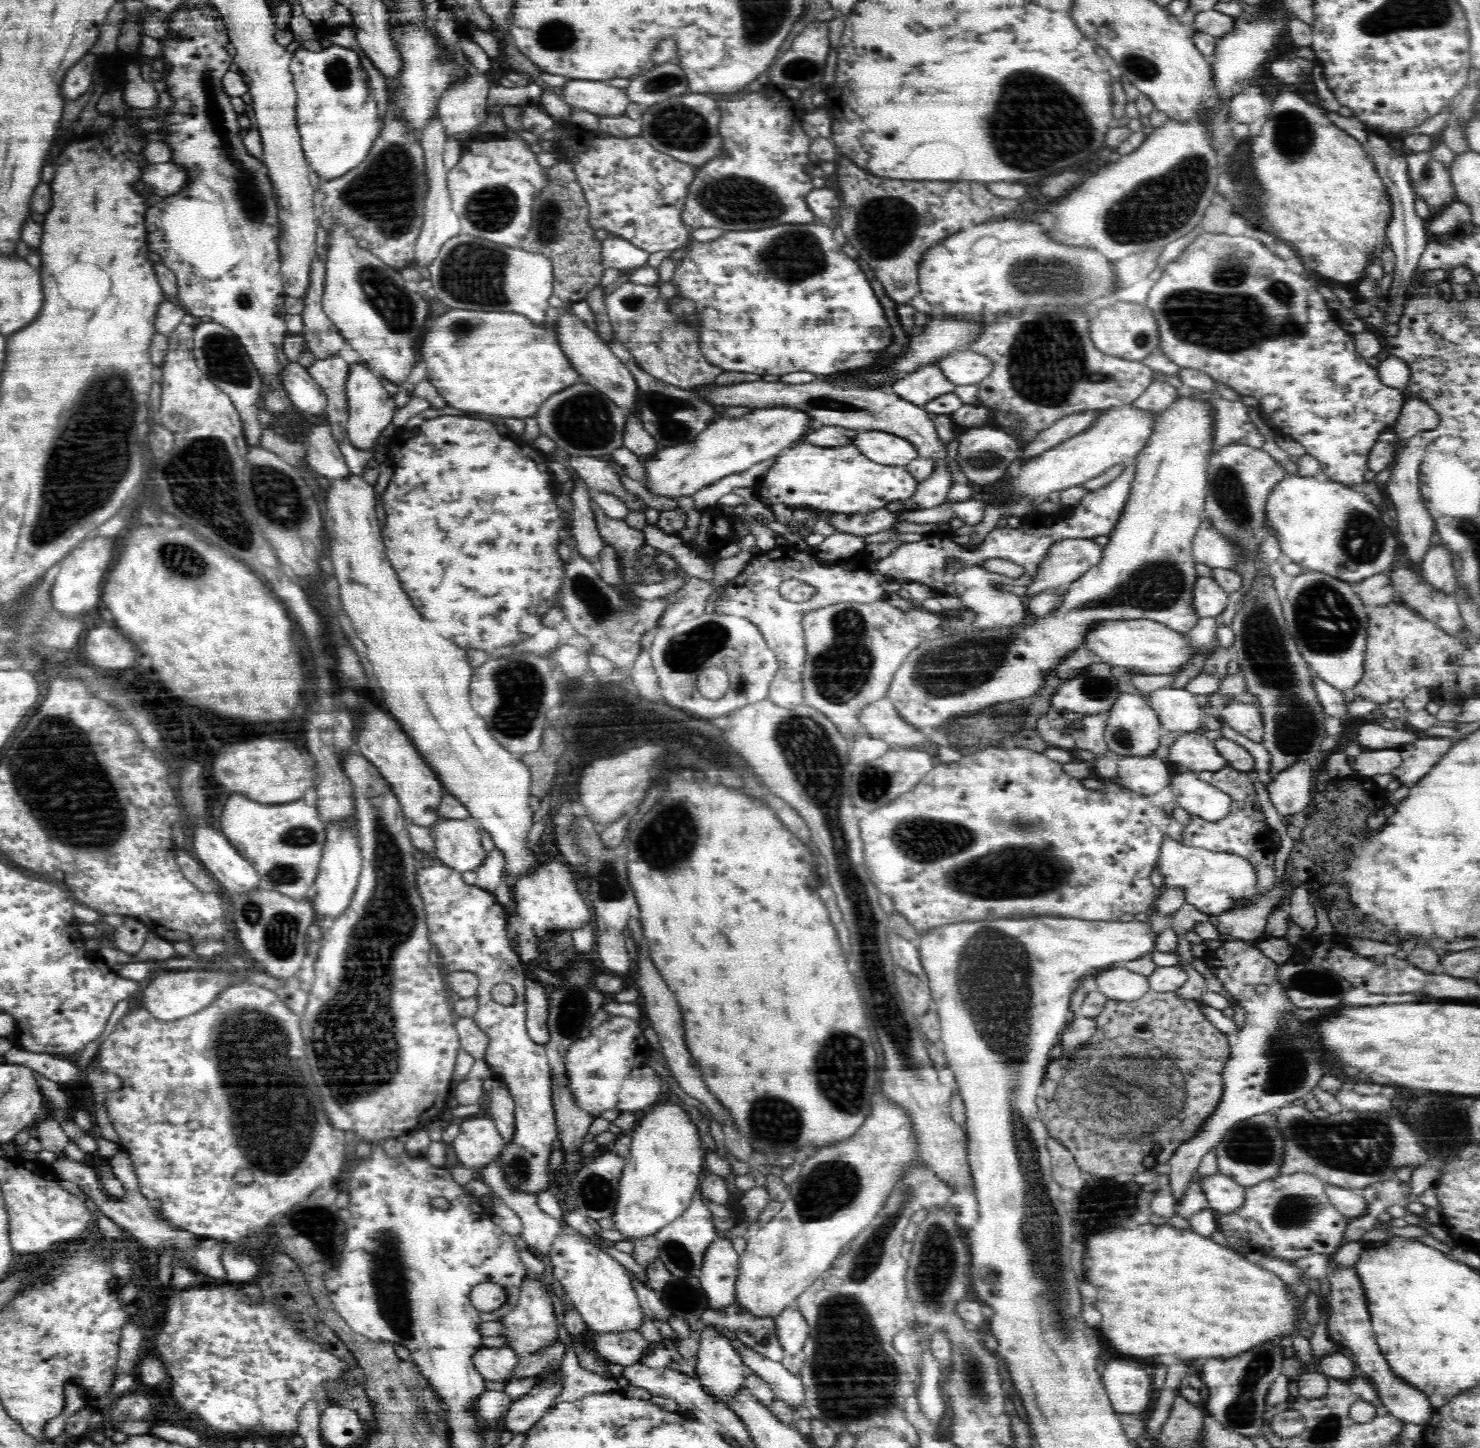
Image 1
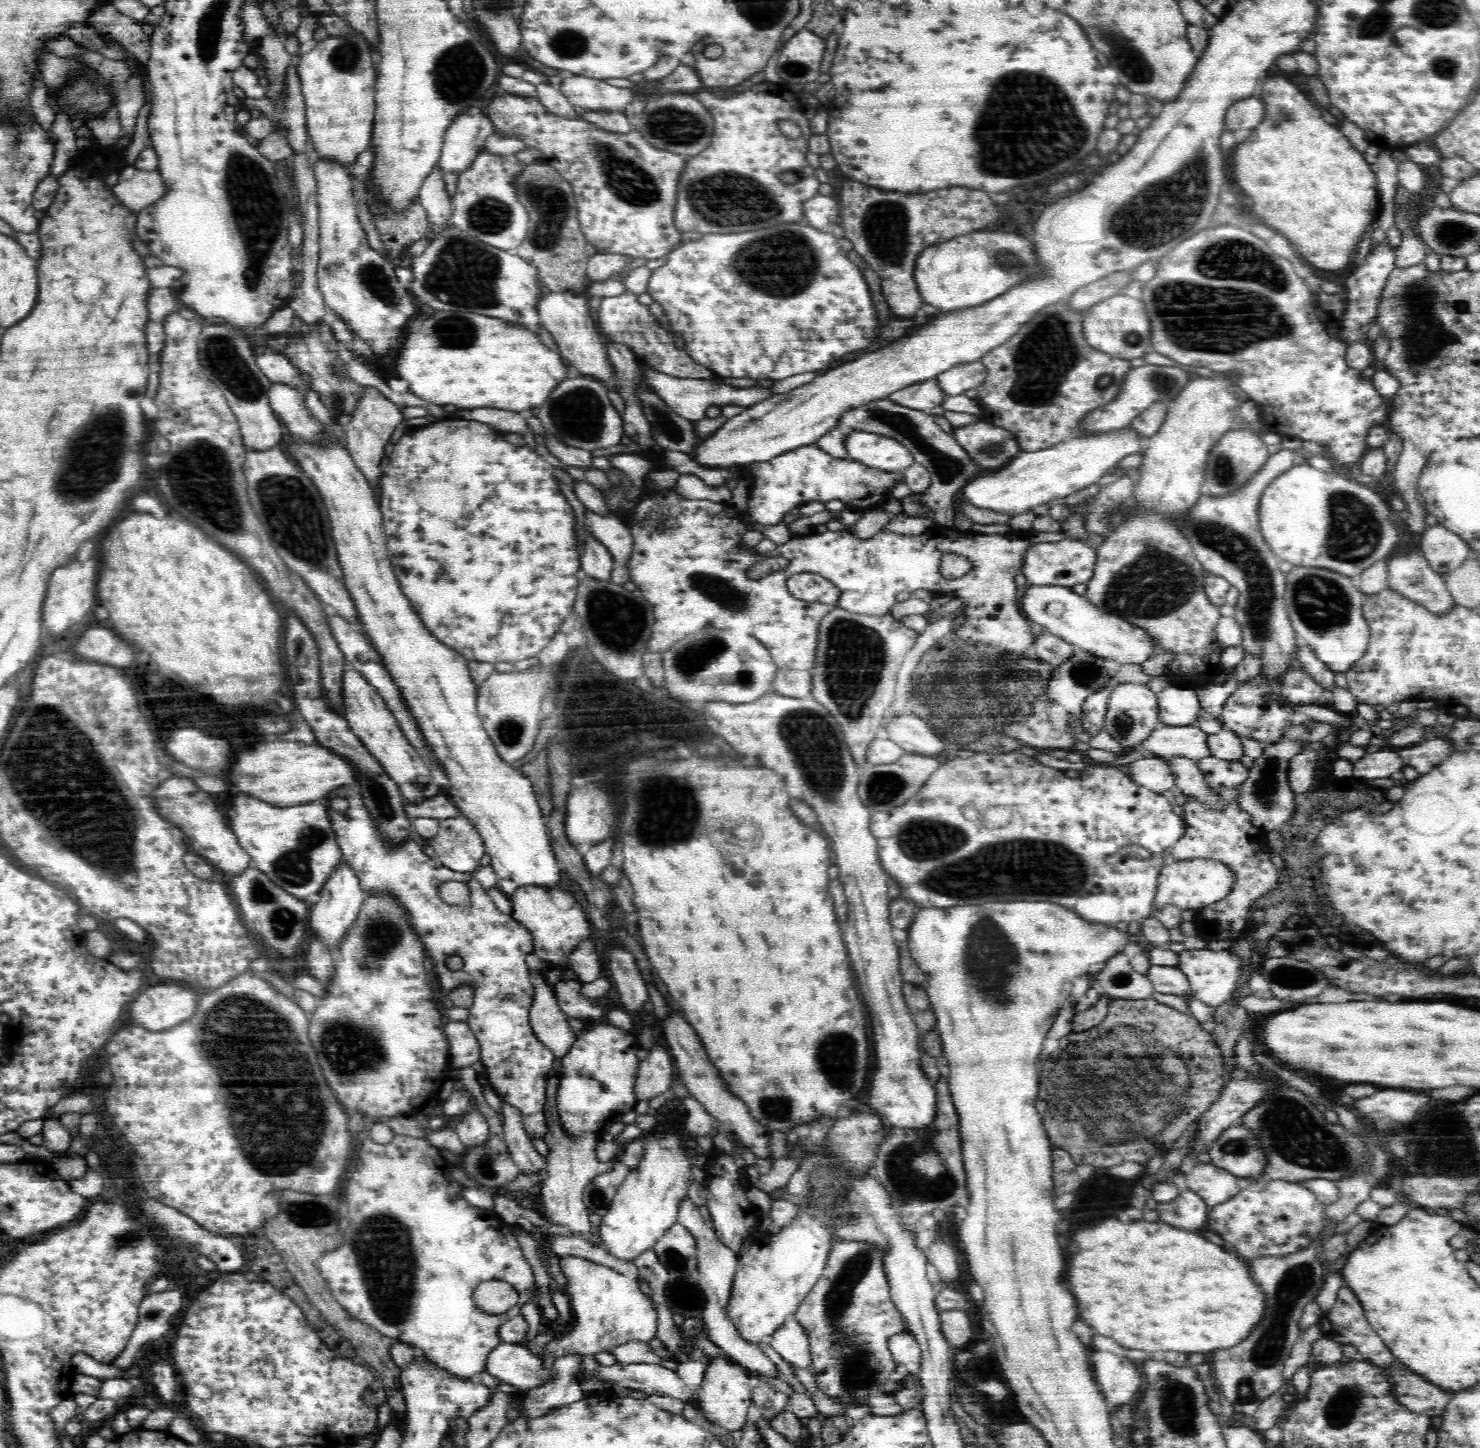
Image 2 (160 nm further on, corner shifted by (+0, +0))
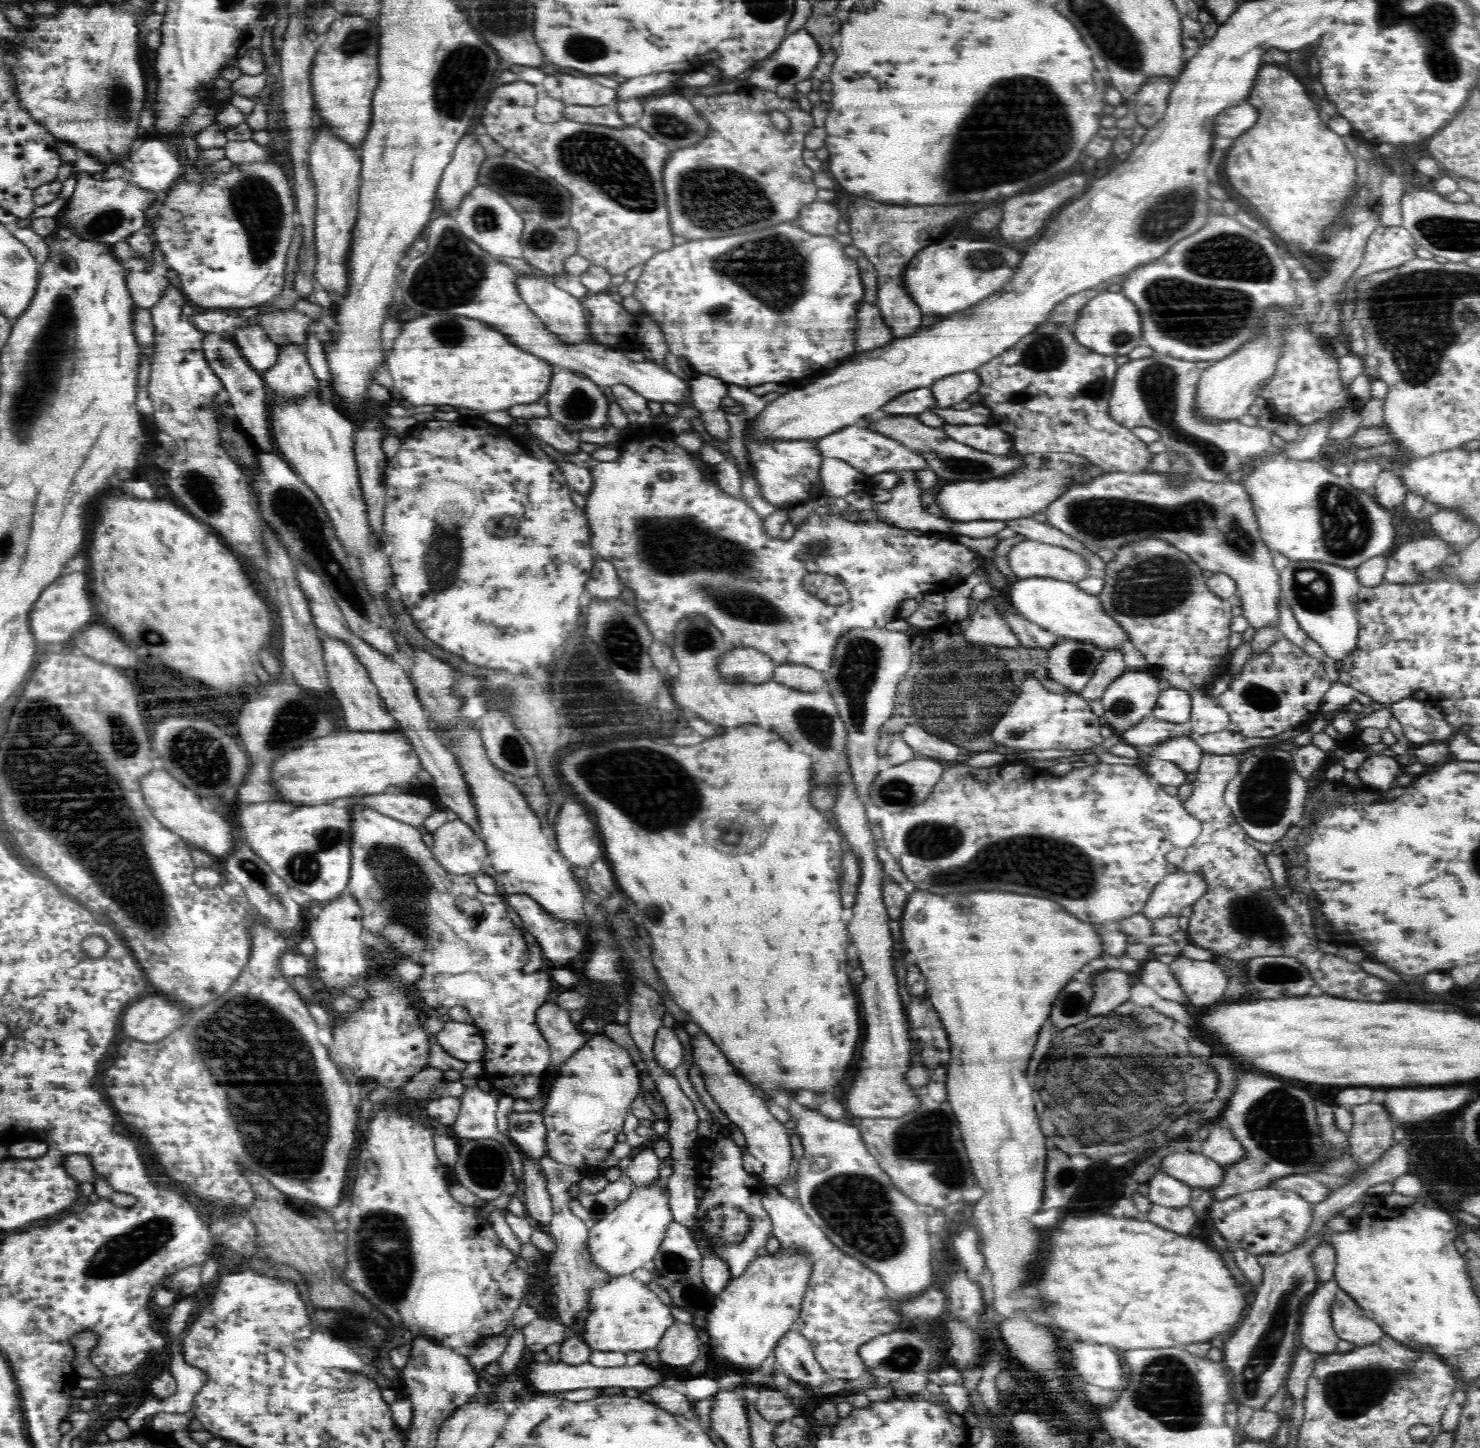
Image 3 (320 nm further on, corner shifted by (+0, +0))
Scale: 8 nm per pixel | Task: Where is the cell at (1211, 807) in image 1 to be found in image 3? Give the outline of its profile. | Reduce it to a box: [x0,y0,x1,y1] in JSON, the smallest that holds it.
[1151,735,1204,774]

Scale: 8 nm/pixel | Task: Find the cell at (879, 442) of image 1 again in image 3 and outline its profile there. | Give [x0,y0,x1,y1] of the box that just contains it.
[813,426,927,477]

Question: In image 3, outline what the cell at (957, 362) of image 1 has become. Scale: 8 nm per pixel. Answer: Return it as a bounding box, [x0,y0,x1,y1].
[930,370,980,408]

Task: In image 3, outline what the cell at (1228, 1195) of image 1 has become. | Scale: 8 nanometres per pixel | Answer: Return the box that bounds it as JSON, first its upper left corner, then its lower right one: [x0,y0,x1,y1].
[1158,1146,1227,1193]

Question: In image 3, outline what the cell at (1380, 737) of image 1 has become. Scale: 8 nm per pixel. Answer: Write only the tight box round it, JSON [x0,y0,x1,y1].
[1392,698,1454,744]

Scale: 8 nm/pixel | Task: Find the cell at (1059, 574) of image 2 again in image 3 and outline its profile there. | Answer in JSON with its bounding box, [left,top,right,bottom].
[1007,538,1093,584]

